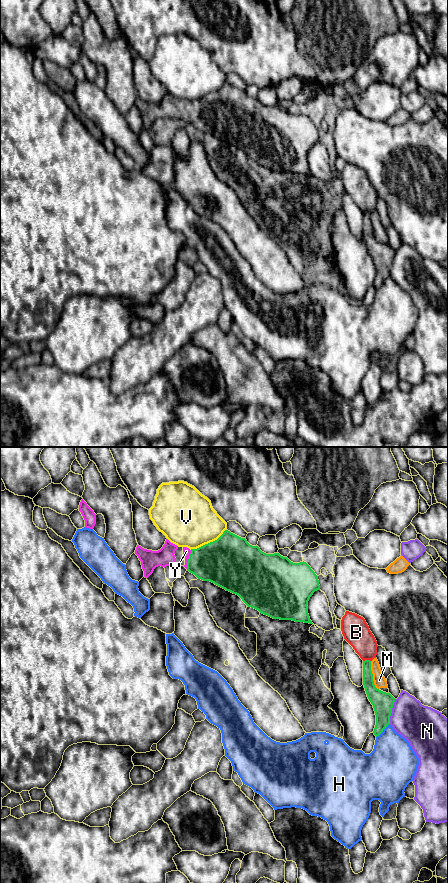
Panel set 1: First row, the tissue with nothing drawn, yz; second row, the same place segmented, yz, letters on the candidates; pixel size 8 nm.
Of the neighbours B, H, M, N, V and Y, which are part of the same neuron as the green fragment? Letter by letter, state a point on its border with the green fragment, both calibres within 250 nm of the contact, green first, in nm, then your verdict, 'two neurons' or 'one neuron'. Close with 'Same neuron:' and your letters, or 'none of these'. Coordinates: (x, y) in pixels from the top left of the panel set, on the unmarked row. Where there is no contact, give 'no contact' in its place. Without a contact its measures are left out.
B: yz (366, 212) | 90/220 nm | two neurons
H: yz (383, 281) | 170/340 nm | two neurons
M: yz (372, 227) | 170/100 nm | two neurons
N: yz (391, 263) | 170/320 nm | two neurons
V: yz (208, 95) | 420/440 nm | two neurons
Y: yz (188, 111) | 340/60 nm | one neuron
Same neuron: Y

